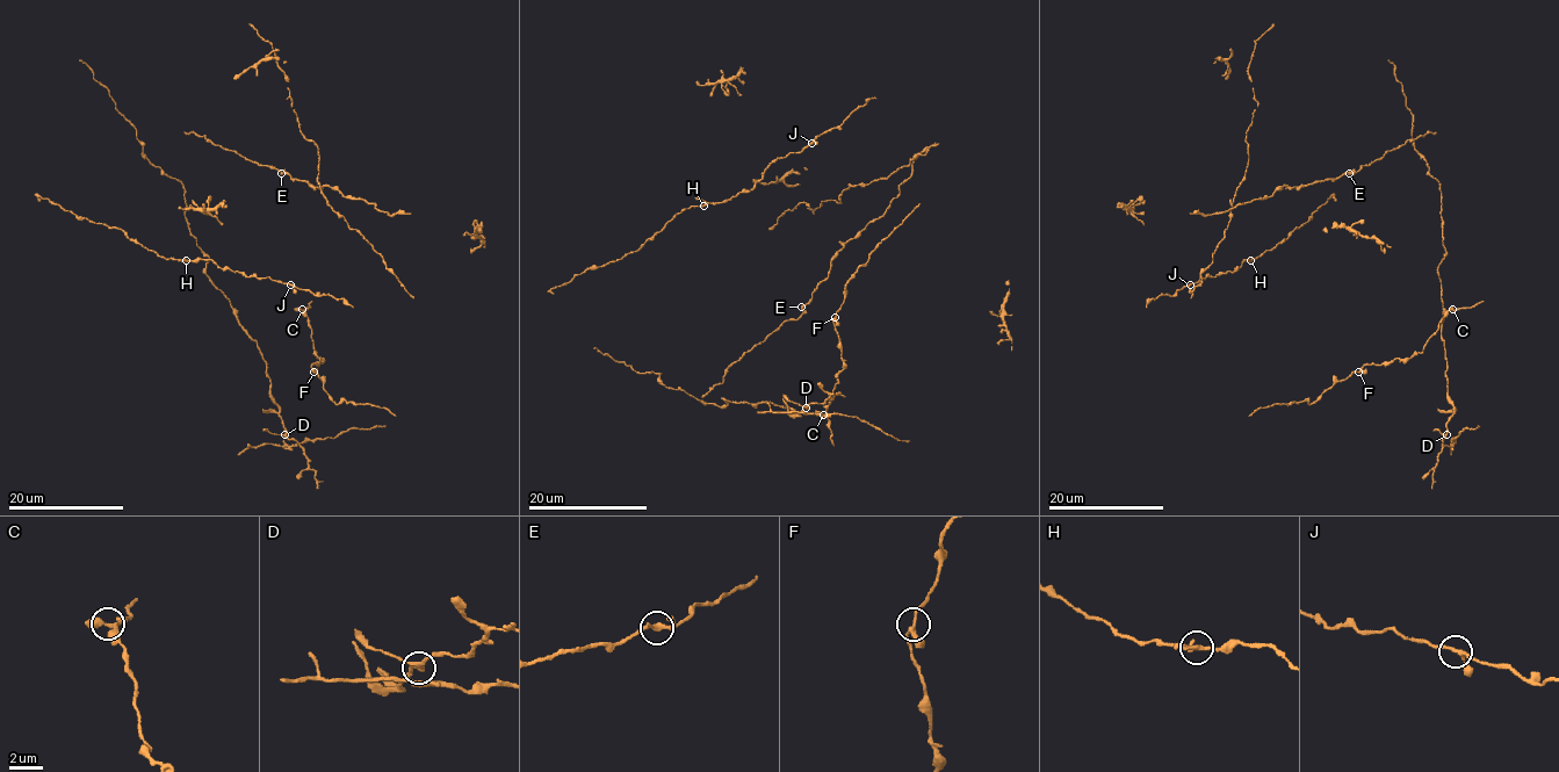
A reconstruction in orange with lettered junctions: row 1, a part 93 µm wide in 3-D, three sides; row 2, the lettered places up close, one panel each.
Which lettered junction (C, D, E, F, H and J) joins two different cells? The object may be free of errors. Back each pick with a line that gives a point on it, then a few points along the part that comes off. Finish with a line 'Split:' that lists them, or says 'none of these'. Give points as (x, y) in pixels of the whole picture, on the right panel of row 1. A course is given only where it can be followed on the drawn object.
Split: none of these

